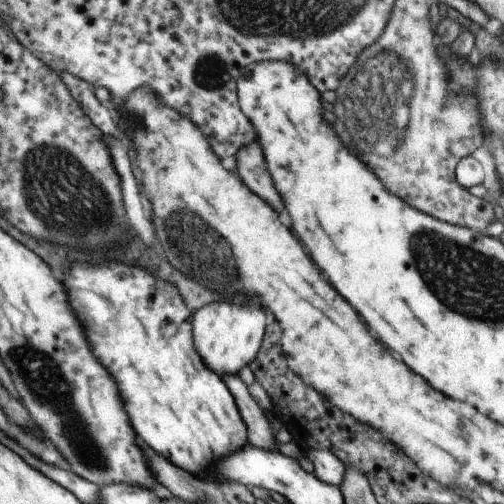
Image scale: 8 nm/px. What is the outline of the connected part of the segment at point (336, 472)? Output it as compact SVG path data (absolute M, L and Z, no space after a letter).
M319 448L305 454L313 462L313 473L319 480L338 487L343 484L348 468L333 451Z

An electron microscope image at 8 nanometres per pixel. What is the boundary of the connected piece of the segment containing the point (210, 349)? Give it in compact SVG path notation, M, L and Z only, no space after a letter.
M215 303L204 306L195 313L193 334L196 349L203 354L205 364L222 377L239 375L257 358L267 331L267 312L257 306L235 306L235 304Z

